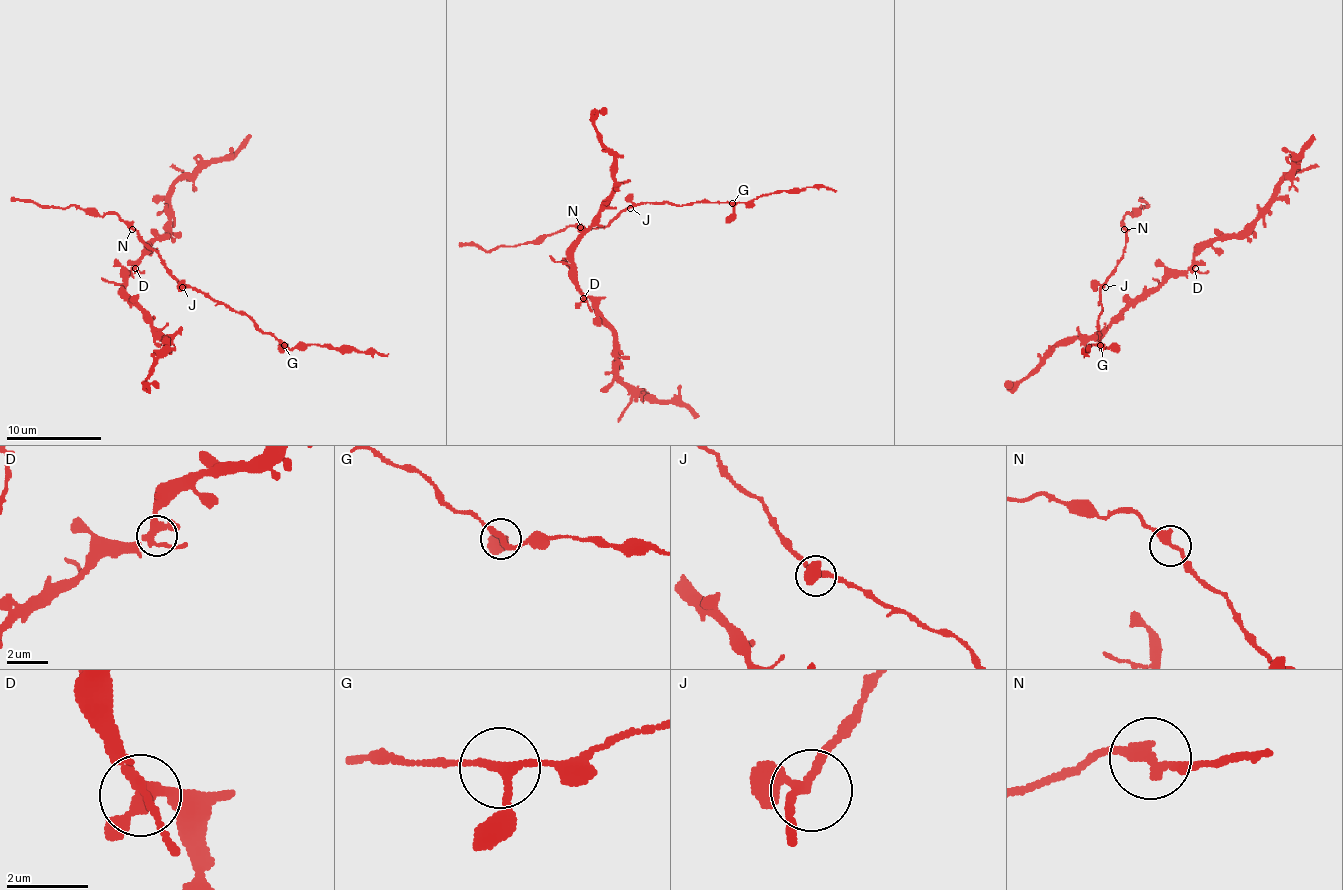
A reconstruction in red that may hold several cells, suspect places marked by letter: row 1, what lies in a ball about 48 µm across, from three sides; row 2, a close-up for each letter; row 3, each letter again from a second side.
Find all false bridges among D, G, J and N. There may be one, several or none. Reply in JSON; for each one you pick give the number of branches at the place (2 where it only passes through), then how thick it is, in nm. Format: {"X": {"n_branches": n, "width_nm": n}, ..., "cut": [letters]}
{"cut": []}

